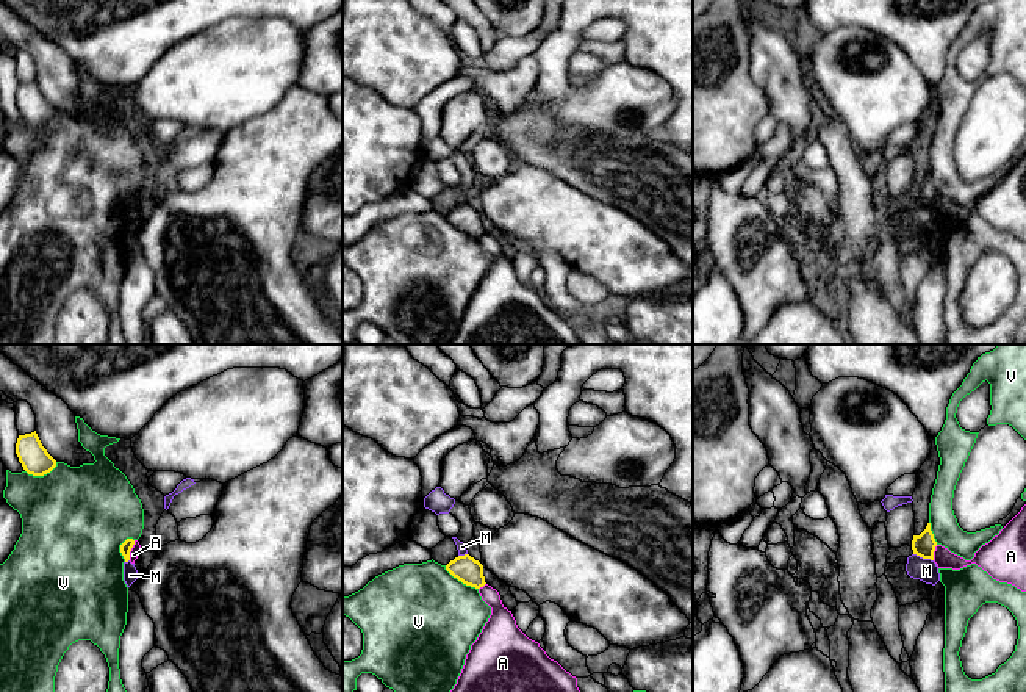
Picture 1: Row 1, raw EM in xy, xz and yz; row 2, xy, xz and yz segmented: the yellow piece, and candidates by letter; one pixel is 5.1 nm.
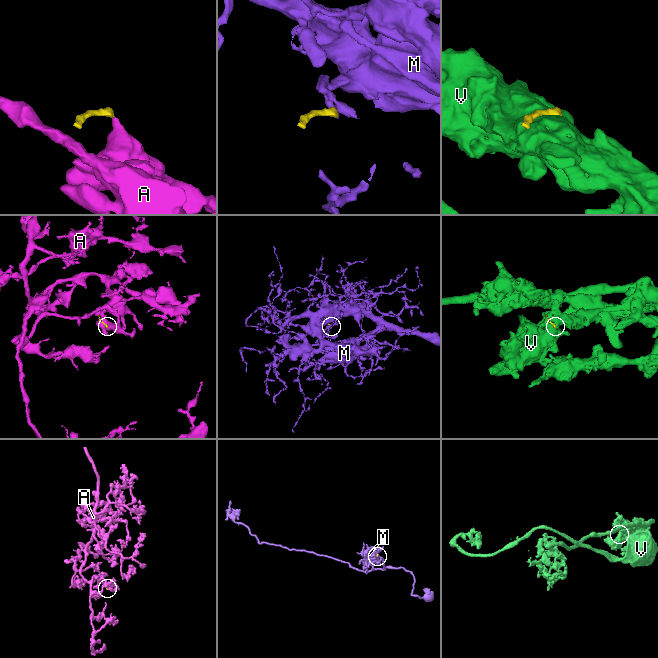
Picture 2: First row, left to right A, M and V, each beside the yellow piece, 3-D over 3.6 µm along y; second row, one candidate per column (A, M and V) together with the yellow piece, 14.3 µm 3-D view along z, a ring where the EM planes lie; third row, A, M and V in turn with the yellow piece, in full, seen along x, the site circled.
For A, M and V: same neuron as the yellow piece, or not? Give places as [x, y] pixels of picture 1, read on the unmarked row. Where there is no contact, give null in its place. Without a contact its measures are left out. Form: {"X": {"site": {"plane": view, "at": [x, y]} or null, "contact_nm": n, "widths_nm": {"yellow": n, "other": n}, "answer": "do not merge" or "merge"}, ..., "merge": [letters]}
{"A": {"site": {"plane": "xy", "at": [130, 199]}, "contact_nm": 110, "widths_nm": {"yellow": 60, "other": 50}, "answer": "do not merge"}, "M": {"site": {"plane": "yz", "at": [923, 207]}, "contact_nm": 110, "widths_nm": {"yellow": 120, "other": 120}, "answer": "do not merge"}, "V": {"site": {"plane": "xz", "at": [460, 229]}, "contact_nm": 220, "widths_nm": {"yellow": 140, "other": 480}, "answer": "do not merge"}, "merge": []}

